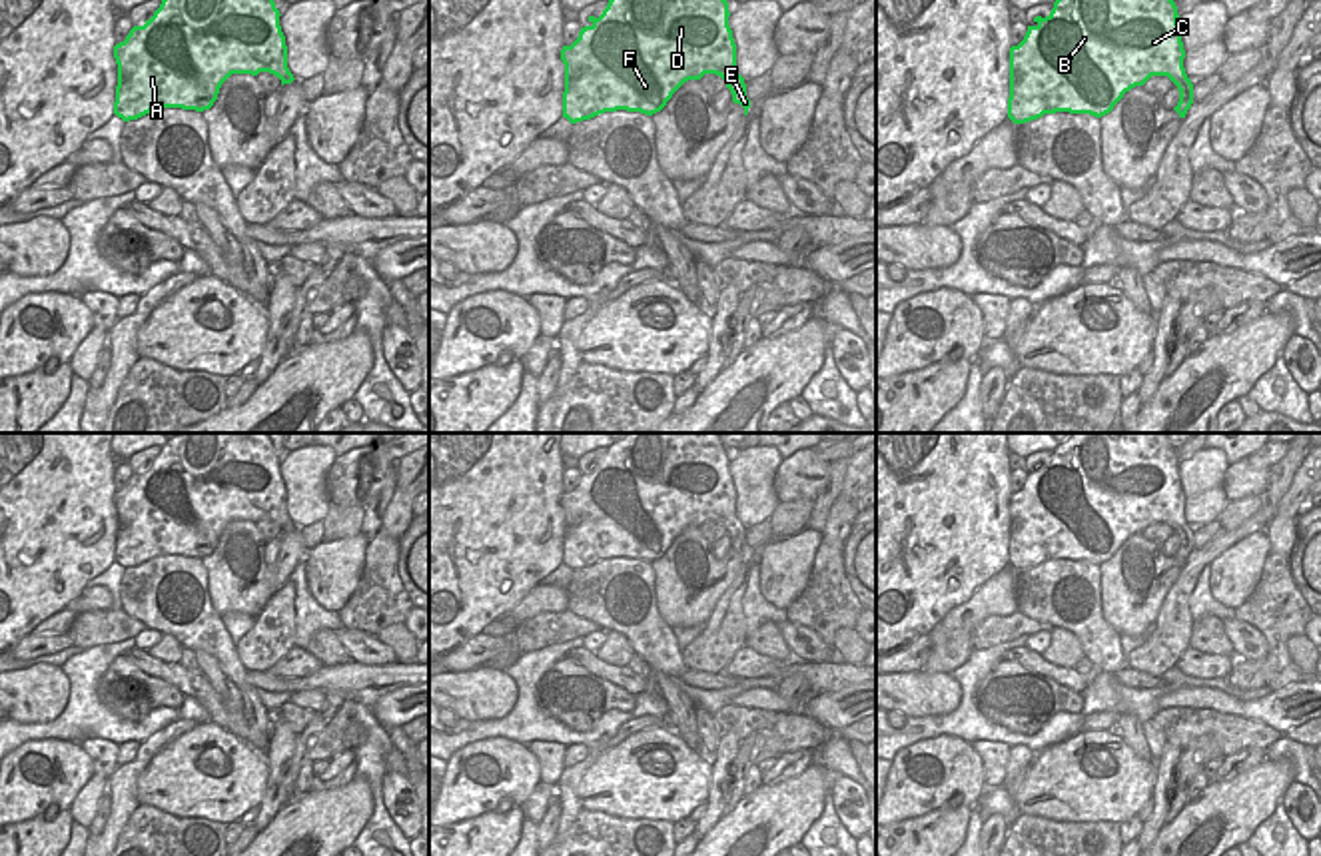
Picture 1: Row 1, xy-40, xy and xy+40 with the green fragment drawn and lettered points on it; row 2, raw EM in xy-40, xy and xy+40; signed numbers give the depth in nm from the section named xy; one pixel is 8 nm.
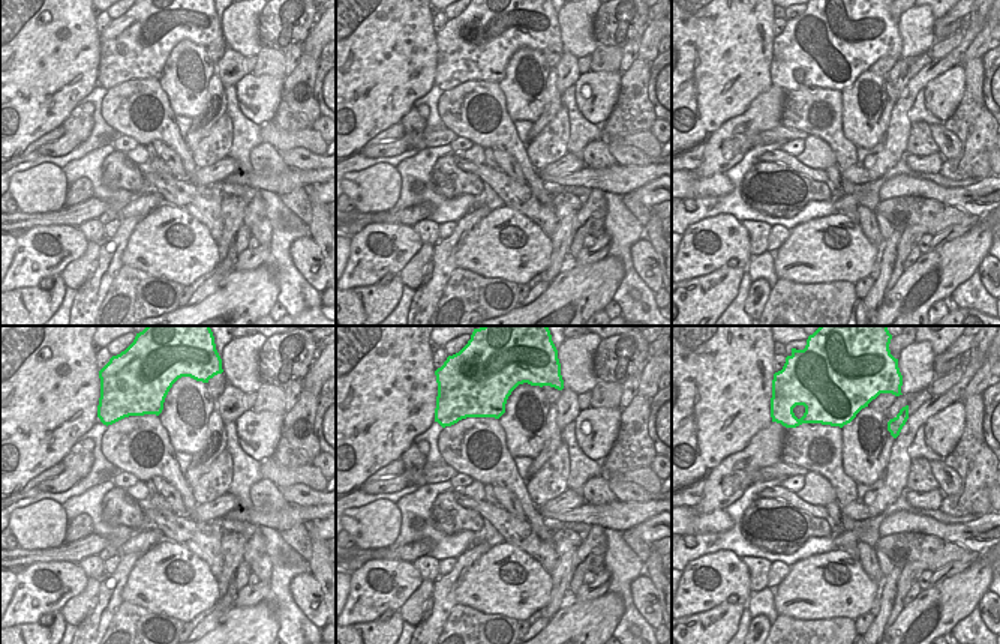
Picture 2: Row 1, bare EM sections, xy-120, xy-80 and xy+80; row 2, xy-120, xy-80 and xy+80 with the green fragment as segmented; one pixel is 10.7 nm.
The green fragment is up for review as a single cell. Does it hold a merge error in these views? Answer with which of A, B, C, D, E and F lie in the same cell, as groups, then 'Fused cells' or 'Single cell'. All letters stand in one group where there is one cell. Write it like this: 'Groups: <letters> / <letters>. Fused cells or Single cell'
Groups: A B C D E F. Single cell.

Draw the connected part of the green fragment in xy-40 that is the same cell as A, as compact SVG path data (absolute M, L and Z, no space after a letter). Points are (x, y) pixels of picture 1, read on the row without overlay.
M267 433L174 435L144 473L134 473L126 487L114 493L114 561L130 569L164 555L210 557L231 521L269 519L281 533L291 531L295 525L287 515L279 463Z

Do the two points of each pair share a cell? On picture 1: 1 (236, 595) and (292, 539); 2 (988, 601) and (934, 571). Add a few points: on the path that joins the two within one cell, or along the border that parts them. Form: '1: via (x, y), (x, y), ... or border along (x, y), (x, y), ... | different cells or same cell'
1: via (254, 587), (290, 557) | same cell
2: border along (1008, 565), (938, 621) | different cells

